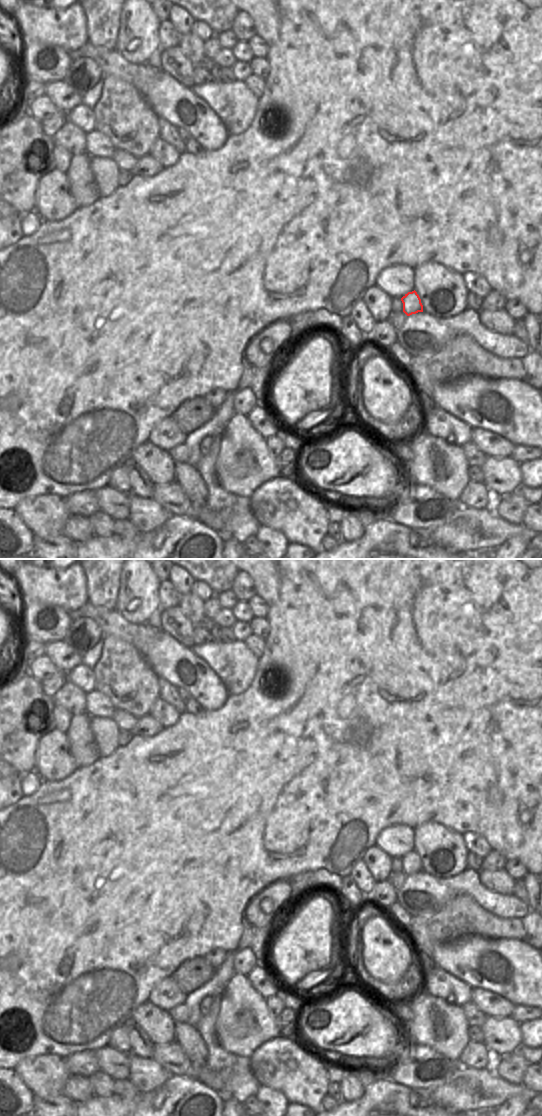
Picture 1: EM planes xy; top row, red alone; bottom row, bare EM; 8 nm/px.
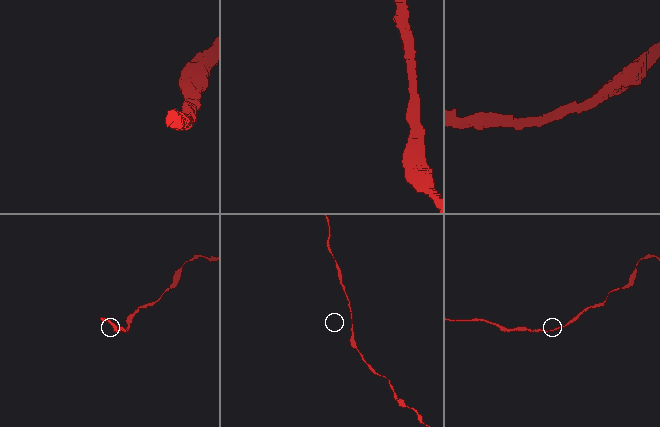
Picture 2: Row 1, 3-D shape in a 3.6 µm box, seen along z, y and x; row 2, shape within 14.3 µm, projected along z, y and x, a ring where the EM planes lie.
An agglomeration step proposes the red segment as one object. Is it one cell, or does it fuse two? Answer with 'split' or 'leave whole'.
leave whole

